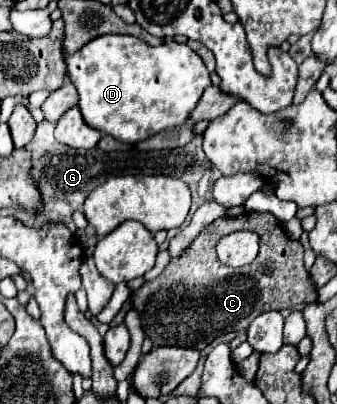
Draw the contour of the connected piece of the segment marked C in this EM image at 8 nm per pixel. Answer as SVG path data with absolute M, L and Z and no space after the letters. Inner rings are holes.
M245 213L237 219L219 217L217 221L207 225L199 233L199 237L191 243L187 253L183 253L179 259L173 259L157 279L145 281L143 287L137 289L137 293L133 295L133 307L141 313L143 331L145 331L145 335L151 335L149 339L153 341L155 347L189 347L189 349L203 351L219 335L225 335L229 331L245 331L249 327L249 323L263 311L271 311L271 309L283 311L283 309L295 307L297 303L311 303L315 299L317 299L317 285L313 285L313 281L309 281L309 273L303 267L301 243L293 241L285 235L285 231L281 229L281 221L275 215ZM239 229L257 231L257 235L261 239L261 251L259 251L255 263L233 269L233 267L223 265L217 259L215 245L223 235L239 231Z

